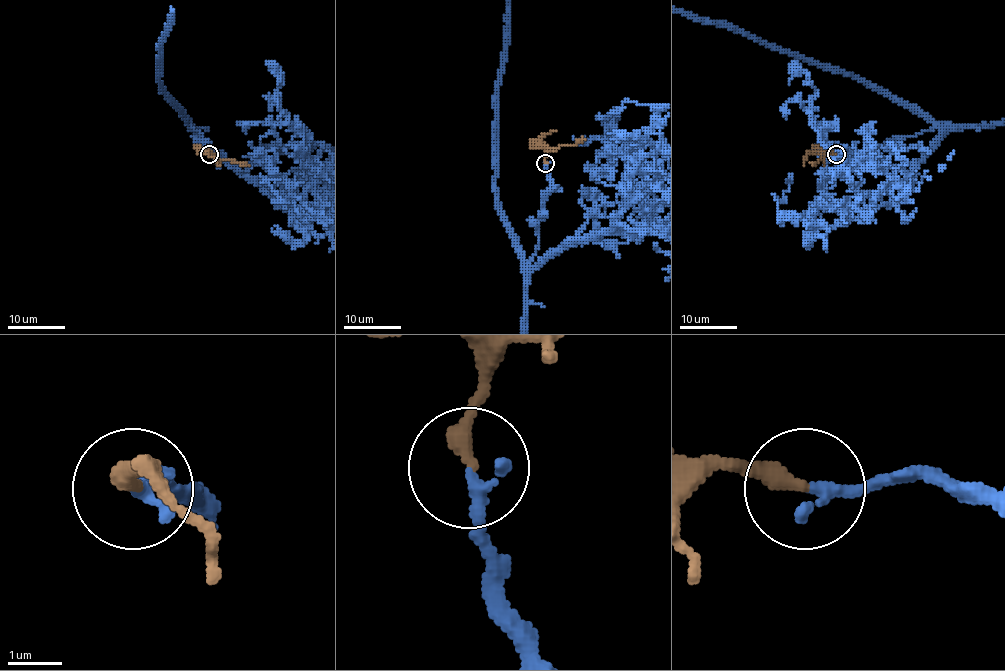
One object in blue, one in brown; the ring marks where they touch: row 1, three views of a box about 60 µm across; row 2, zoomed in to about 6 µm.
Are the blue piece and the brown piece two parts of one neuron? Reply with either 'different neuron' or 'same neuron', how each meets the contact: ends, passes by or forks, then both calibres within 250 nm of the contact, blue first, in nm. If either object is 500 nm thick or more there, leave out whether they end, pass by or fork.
same neuron | blue ends | brown ends | 240/320 nm

